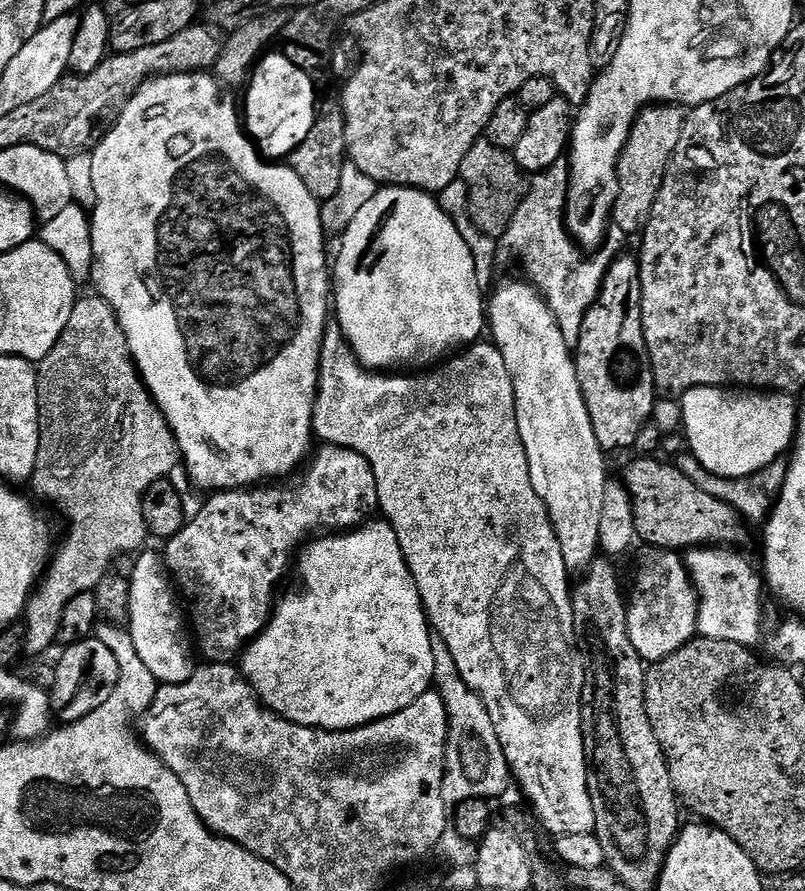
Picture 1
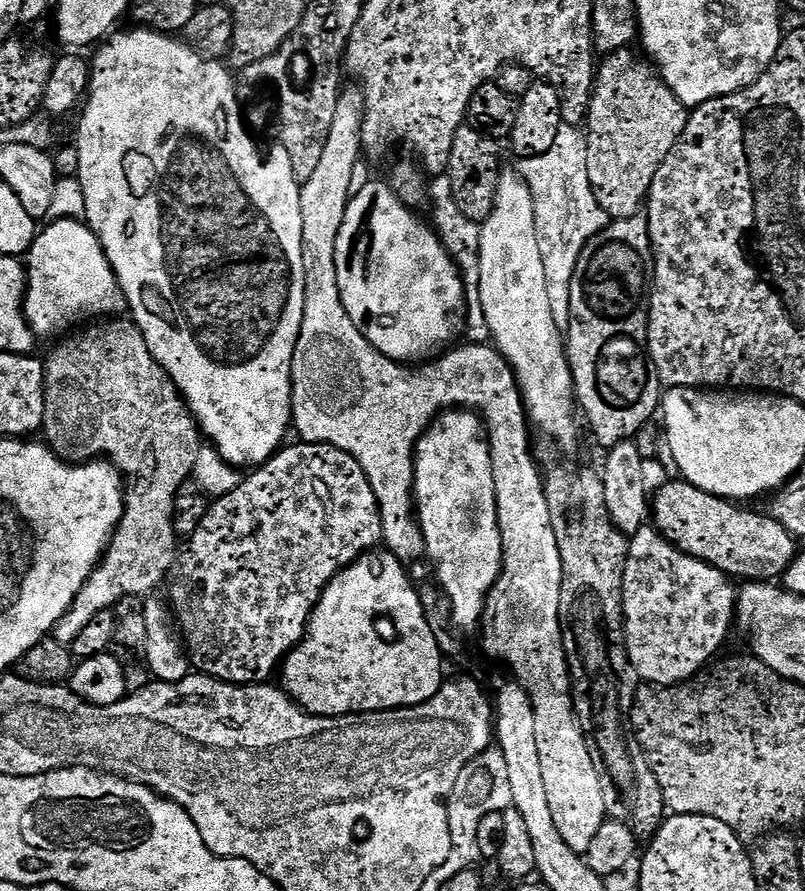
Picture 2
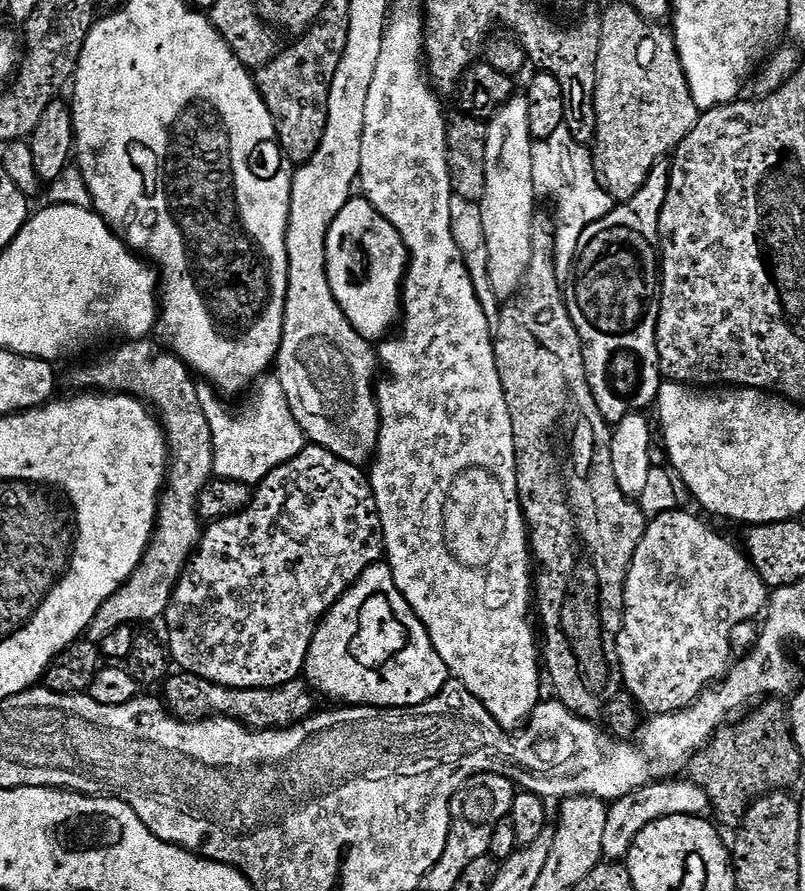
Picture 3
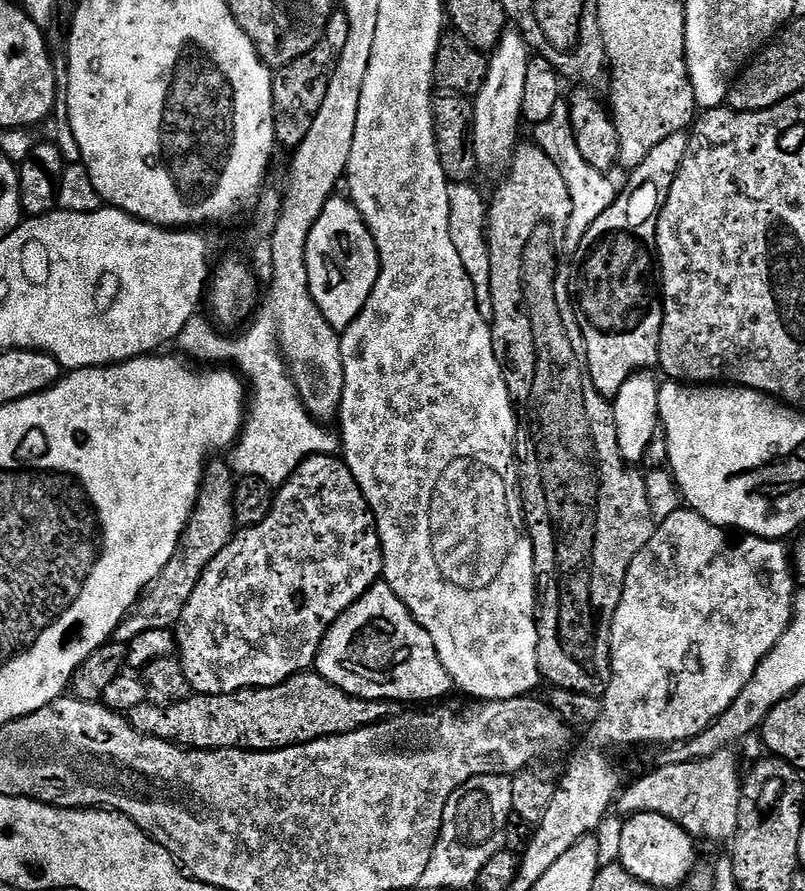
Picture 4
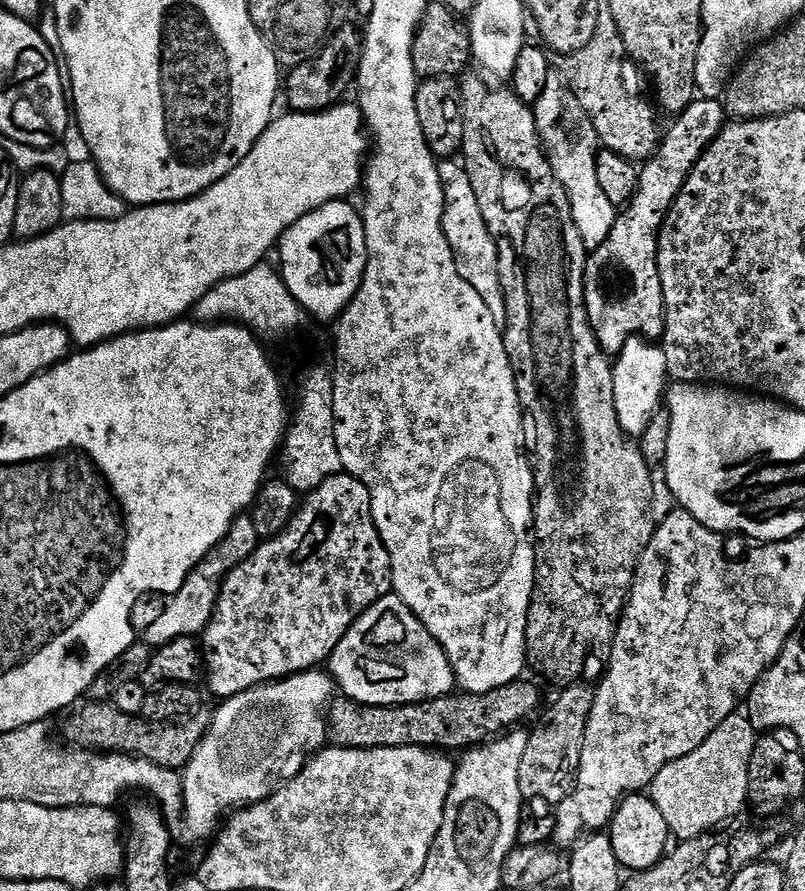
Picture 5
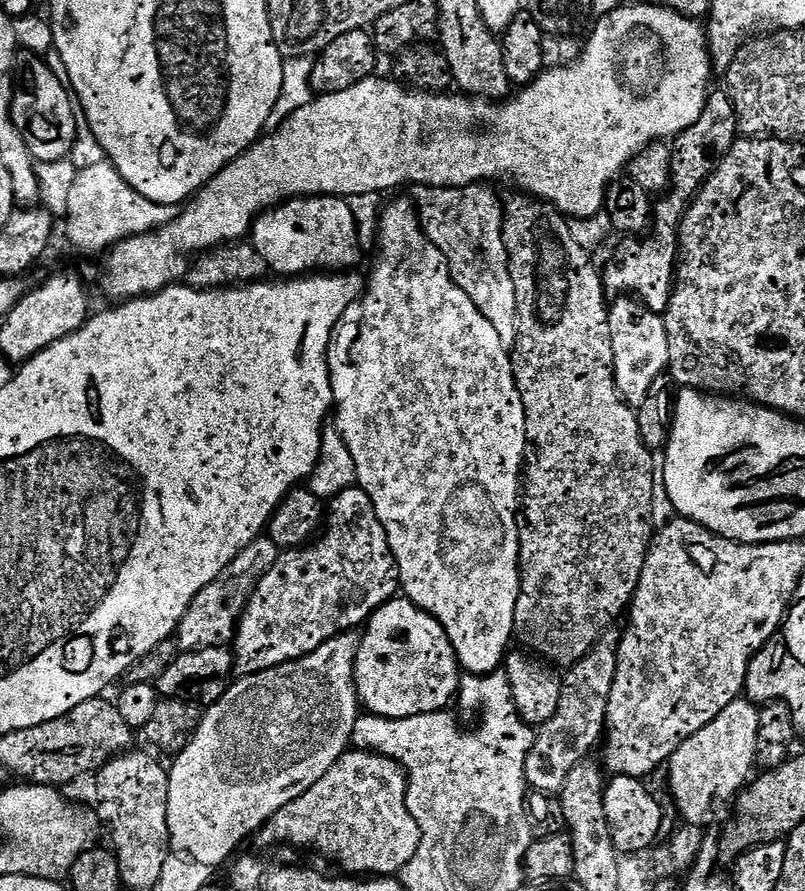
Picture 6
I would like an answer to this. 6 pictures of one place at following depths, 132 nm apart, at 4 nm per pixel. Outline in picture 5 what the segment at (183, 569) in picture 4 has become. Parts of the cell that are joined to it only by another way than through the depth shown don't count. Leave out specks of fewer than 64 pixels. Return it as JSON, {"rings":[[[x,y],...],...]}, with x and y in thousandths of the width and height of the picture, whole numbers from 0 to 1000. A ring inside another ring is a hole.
{"rings":[[[304,577],[294,581],[286,590],[278,607],[235,643],[229,657],[210,672],[214,675],[205,680],[204,688],[180,709],[176,709],[178,722],[198,725],[216,716],[247,715],[263,696],[263,689],[268,684],[268,670],[273,667],[273,657],[277,655],[278,648],[308,626],[324,606],[325,603],[316,595],[312,578]]]}

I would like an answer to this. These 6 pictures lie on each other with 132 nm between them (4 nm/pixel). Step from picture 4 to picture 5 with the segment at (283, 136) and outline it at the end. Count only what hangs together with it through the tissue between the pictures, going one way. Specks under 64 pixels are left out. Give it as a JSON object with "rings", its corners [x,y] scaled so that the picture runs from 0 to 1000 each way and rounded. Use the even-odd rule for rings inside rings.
{"rings":[[[429,29],[421,31],[409,43],[406,49],[391,59],[386,65],[378,65],[366,73],[363,82],[355,85],[355,103],[358,99],[358,121],[364,126],[400,126],[426,113],[432,103],[432,98],[439,98],[440,91],[445,84],[447,75],[447,59],[450,57],[450,36],[445,30]]]}

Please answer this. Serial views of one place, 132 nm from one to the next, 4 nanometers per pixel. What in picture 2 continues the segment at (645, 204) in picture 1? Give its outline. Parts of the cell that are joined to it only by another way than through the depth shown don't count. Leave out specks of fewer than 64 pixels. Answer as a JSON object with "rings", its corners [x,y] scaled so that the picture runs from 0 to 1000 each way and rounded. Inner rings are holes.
{"rings":[[[765,58],[755,63],[744,73],[735,100],[735,113],[730,120],[728,152],[732,176],[729,190],[733,195],[733,209],[738,213],[742,227],[760,247],[776,247],[796,241],[805,223],[805,214],[812,204],[812,195],[827,182],[827,177],[845,158],[845,152],[855,140],[856,122],[840,108],[837,101],[821,88],[809,71],[790,67],[785,58]]]}

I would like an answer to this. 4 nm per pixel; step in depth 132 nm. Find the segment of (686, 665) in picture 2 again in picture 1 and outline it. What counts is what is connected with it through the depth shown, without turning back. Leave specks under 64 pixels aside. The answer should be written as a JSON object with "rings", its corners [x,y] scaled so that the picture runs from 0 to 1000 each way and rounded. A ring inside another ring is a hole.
{"rings":[[[827,615],[805,617],[790,637],[790,657],[785,664],[783,660],[779,675],[783,721],[788,721],[795,740],[801,743],[821,741],[866,717],[868,678],[846,621]]]}

